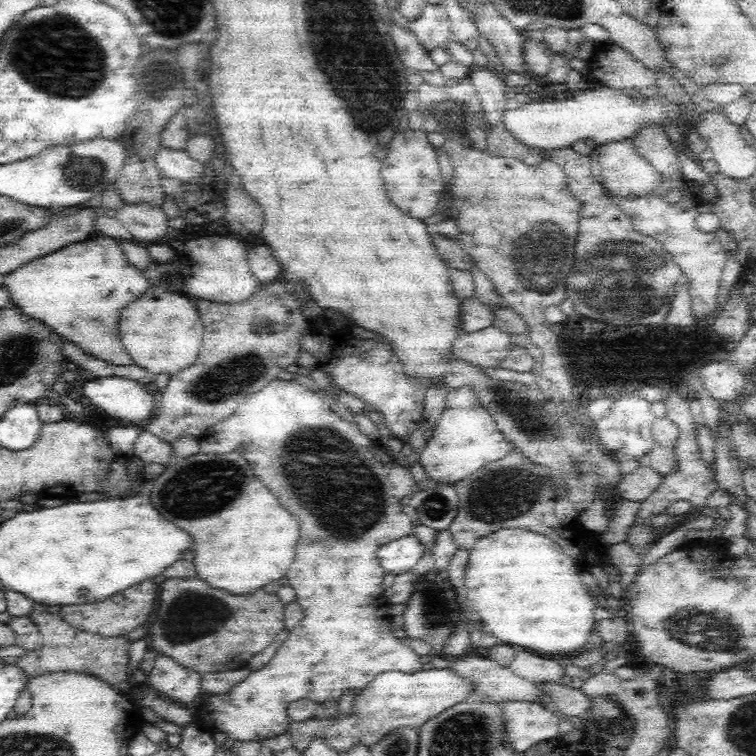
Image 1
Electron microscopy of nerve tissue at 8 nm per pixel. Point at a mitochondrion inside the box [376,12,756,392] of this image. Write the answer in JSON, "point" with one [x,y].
{"point":[635,284]}

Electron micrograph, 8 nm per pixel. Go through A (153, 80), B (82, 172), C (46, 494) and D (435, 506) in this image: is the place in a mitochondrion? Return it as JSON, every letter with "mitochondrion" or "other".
{"A":"mitochondrion","B":"mitochondrion","C":"other","D":"mitochondrion"}

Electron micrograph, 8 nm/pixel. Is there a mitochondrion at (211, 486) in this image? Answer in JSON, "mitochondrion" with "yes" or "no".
{"mitochondrion":"yes"}

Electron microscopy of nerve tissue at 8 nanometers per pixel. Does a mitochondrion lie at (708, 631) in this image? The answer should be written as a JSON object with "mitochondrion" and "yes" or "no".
{"mitochondrion":"yes"}

